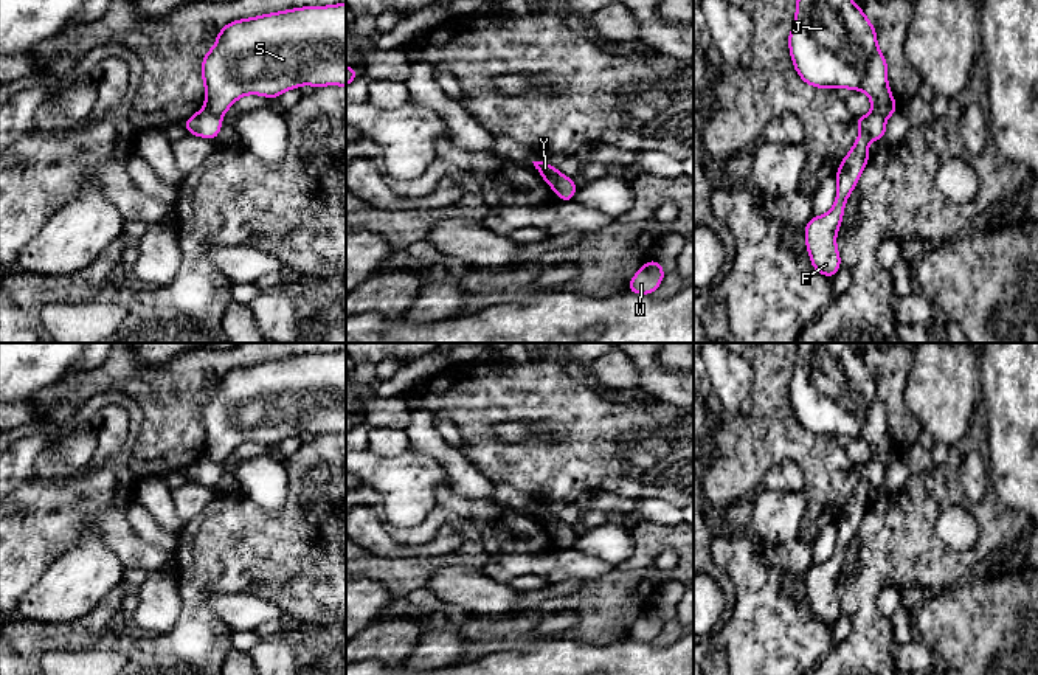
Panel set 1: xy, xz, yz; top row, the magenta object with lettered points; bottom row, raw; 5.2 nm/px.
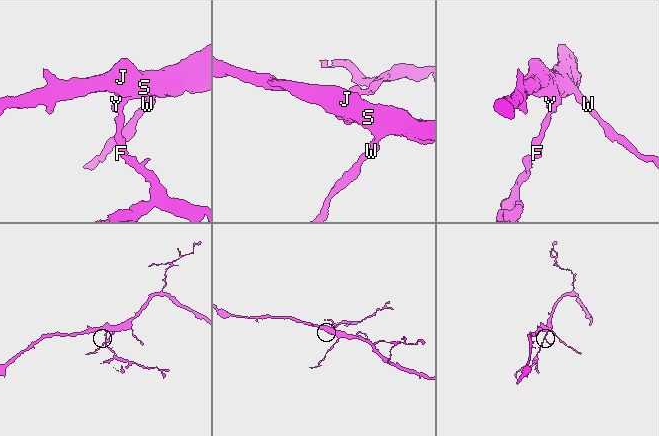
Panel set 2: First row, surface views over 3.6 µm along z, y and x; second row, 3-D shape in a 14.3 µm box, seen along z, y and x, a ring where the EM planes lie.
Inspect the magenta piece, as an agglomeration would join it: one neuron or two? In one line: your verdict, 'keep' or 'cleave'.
cleave

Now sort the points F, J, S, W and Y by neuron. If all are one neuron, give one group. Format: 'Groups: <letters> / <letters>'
Groups: F Y / J S W

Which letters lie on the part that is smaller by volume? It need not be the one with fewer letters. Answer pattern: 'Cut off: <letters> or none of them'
Cut off: F, Y

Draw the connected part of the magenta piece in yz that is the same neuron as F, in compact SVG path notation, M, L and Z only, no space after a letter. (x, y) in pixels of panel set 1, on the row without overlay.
M875 458L853 469L858 472L860 481L835 521L838 538L833 556L822 563L813 563L804 577L815 619L829 625L833 625L841 614L836 580L843 569L846 549L869 509L867 492L874 487L883 487L886 481L886 466Z

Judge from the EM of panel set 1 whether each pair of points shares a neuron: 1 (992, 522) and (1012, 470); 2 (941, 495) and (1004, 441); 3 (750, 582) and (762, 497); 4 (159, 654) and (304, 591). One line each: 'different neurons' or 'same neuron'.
1: different neurons
2: different neurons
3: different neurons
4: same neuron

